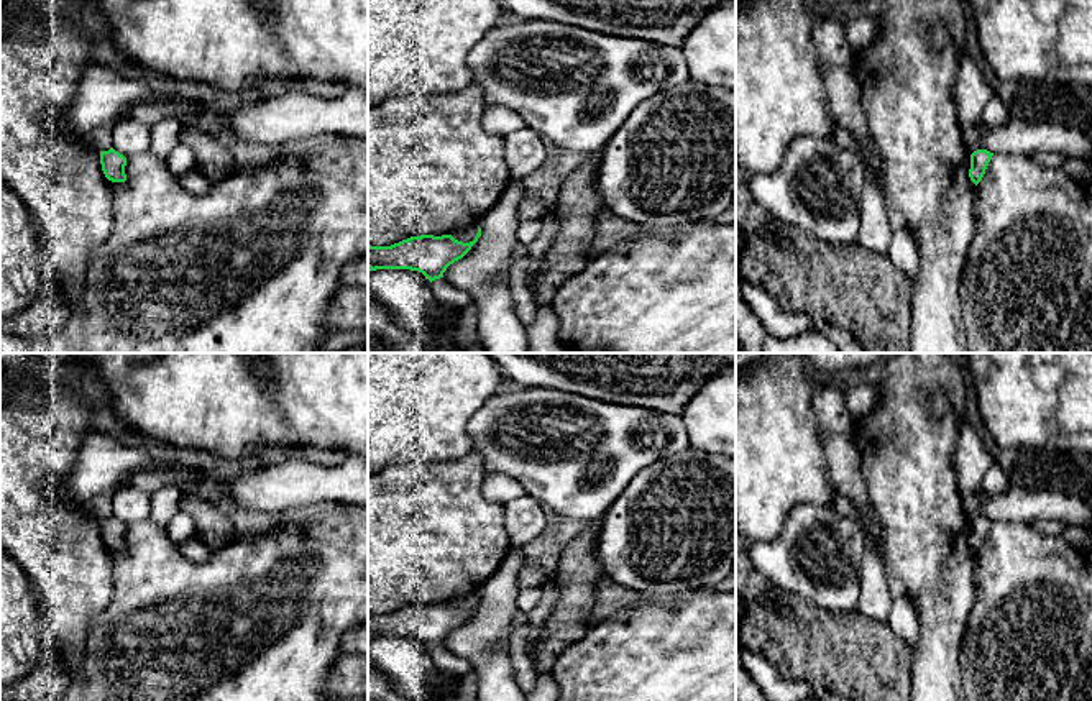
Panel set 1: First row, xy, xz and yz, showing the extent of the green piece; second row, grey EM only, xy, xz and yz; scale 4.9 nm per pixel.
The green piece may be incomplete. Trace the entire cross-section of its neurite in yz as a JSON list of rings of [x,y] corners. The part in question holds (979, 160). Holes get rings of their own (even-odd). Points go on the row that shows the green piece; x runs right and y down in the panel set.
[[[977,149],[970,154],[969,177],[975,186],[982,181],[992,156],[993,153],[987,149]]]

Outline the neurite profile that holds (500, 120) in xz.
[[[488,105],[483,110],[481,125],[489,135],[506,136],[525,128],[524,118],[506,105]]]

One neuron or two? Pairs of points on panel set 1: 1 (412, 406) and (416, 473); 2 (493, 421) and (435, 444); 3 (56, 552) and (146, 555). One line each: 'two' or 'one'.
1: two
2: two
3: two

